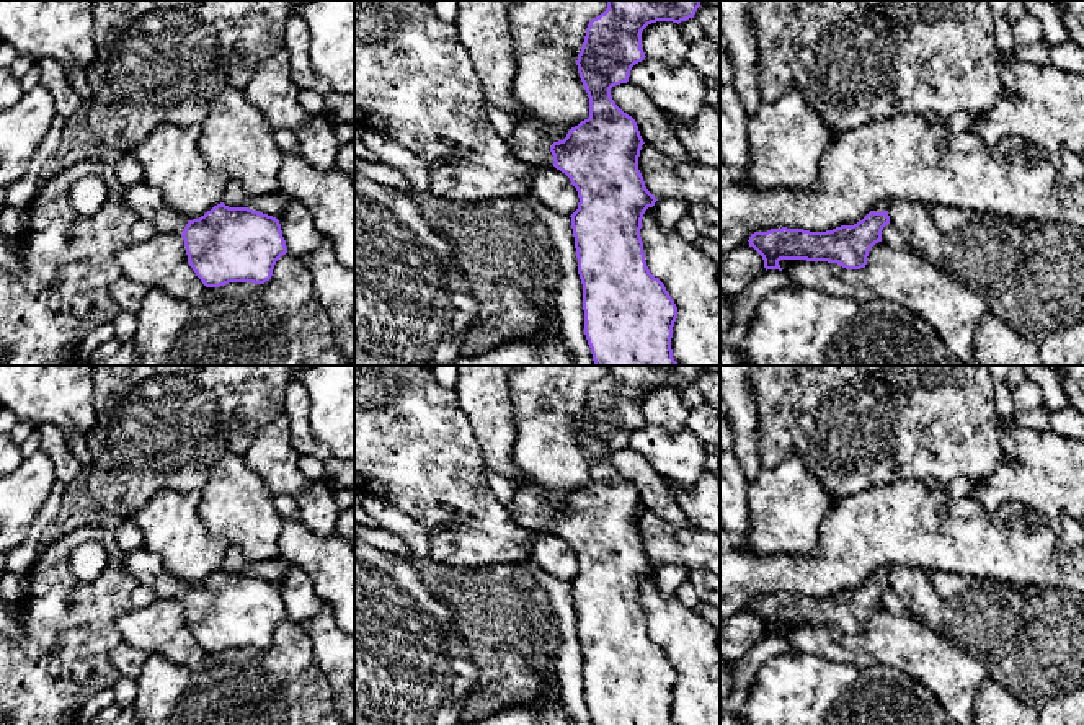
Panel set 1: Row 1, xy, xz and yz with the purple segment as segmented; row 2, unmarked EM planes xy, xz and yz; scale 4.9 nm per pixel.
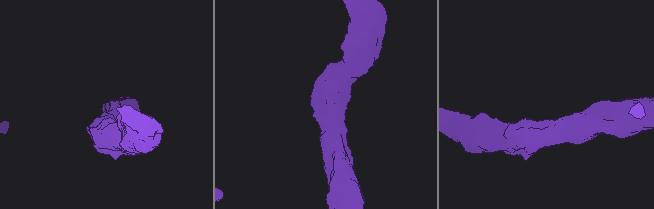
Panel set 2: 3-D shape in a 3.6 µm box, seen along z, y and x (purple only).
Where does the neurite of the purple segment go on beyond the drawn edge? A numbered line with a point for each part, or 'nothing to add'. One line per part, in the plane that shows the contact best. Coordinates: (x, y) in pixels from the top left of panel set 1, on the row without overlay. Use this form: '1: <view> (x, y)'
1: xz (528, 507)

